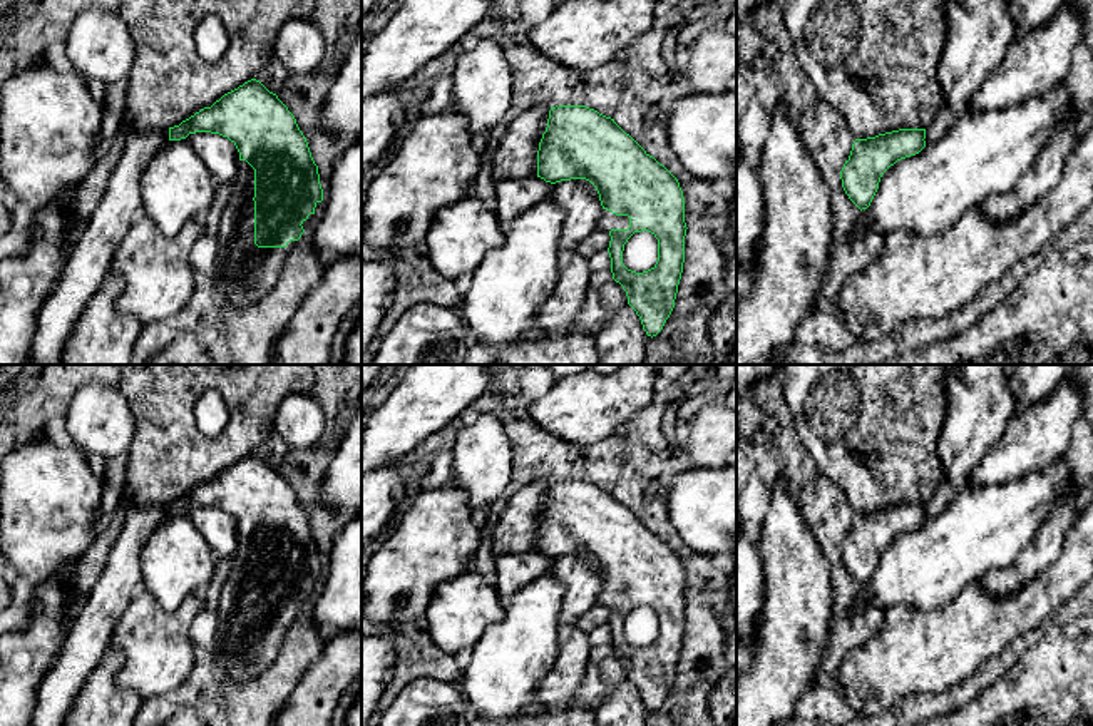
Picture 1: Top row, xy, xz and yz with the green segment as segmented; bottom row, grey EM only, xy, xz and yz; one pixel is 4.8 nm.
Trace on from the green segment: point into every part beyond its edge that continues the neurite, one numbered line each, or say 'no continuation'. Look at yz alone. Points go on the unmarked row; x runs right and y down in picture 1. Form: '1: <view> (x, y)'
no continuation

